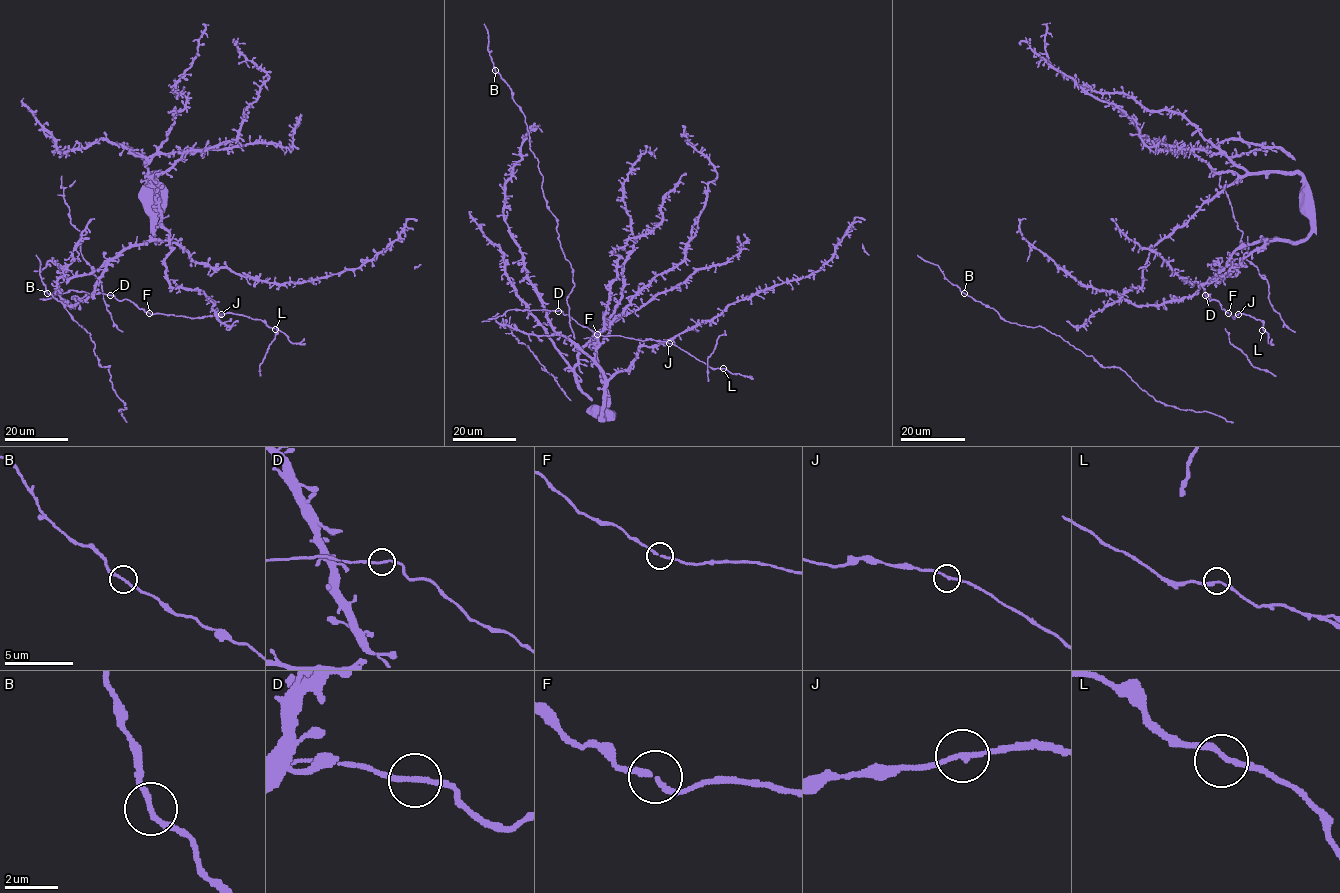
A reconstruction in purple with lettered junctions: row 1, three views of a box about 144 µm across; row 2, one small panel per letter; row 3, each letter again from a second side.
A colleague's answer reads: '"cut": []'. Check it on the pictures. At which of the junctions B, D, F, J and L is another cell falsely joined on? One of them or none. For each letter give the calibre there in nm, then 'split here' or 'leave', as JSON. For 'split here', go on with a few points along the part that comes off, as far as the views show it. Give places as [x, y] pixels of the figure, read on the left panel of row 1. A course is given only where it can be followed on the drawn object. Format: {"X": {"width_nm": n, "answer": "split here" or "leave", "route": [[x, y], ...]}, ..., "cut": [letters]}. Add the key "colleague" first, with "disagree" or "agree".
{"colleague": "disagree", "B": {"width_nm": 190, "answer": "split here", "route": [[47, 293], [36, 254]]}, "D": {"width_nm": 180, "answer": "leave"}, "F": {"width_nm": 180, "answer": "leave"}, "J": {"width_nm": 170, "answer": "leave"}, "L": {"width_nm": 200, "answer": "leave"}, "cut": ["B"]}

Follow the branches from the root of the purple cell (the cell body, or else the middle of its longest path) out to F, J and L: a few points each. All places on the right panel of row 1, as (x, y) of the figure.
F: (1243, 246), (1196, 293), (1205, 293), (1209, 301), (1216, 299), (1229, 313)
J: (1243, 246), (1196, 293), (1205, 293), (1209, 301), (1216, 299), (1233, 318), (1237, 314)
L: (1243, 246), (1196, 293), (1205, 293), (1209, 301), (1216, 299), (1233, 318), (1243, 313), (1259, 319), (1262, 330)

